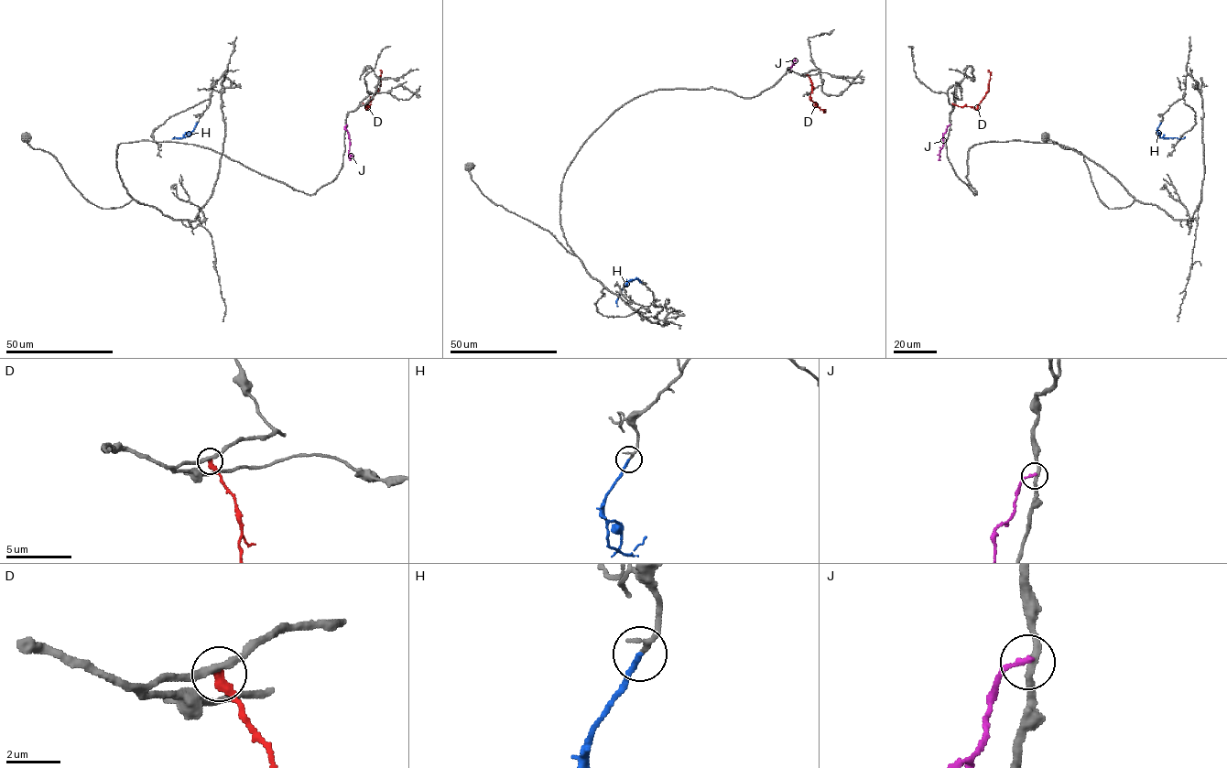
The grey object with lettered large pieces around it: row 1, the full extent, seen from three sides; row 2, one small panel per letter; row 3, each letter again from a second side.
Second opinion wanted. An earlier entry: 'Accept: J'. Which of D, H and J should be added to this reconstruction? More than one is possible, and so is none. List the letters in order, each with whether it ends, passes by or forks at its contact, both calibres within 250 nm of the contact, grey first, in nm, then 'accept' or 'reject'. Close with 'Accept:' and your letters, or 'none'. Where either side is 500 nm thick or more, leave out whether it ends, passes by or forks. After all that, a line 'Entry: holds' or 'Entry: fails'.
D: it ends there; 280 nm thick on the grey side, 360 nm on the other; reject
H: it ends there; 120 nm thick on the grey side, 240 nm on the other; accept
J: it ends there; 280 nm thick on the grey side, 200 nm on the other; reject
Accept: H
Entry: fails

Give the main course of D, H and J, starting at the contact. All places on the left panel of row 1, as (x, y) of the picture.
D: (363, 104), (367, 108), (379, 90), (380, 70)
H: (197, 122), (189, 135), (173, 139), (174, 136)
J: (346, 124), (351, 160)

